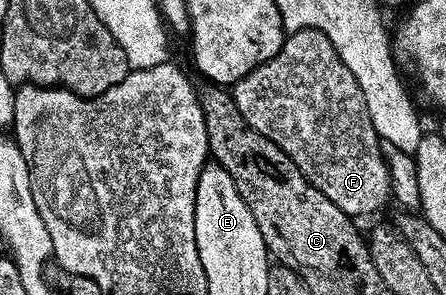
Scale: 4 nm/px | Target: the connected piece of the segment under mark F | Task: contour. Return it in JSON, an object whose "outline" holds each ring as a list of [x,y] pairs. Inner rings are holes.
{"outline":[[[303,29],[297,33],[288,33],[284,38],[284,46],[266,63],[254,67],[250,75],[243,77],[230,89],[238,111],[242,111],[242,119],[254,127],[270,143],[274,143],[296,164],[296,168],[306,175],[306,179],[330,203],[342,207],[349,217],[360,219],[363,213],[372,213],[389,203],[392,197],[391,173],[387,161],[380,150],[381,137],[376,134],[370,113],[366,109],[365,96],[354,79],[353,72],[338,59],[338,51],[322,31]]]}

